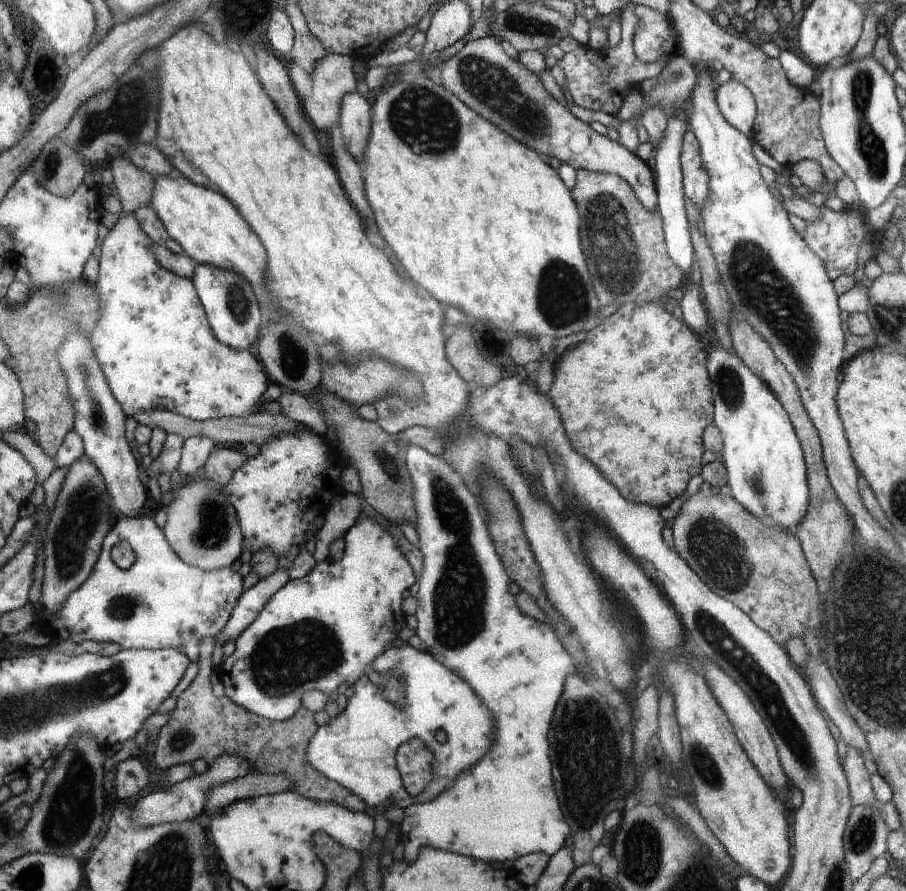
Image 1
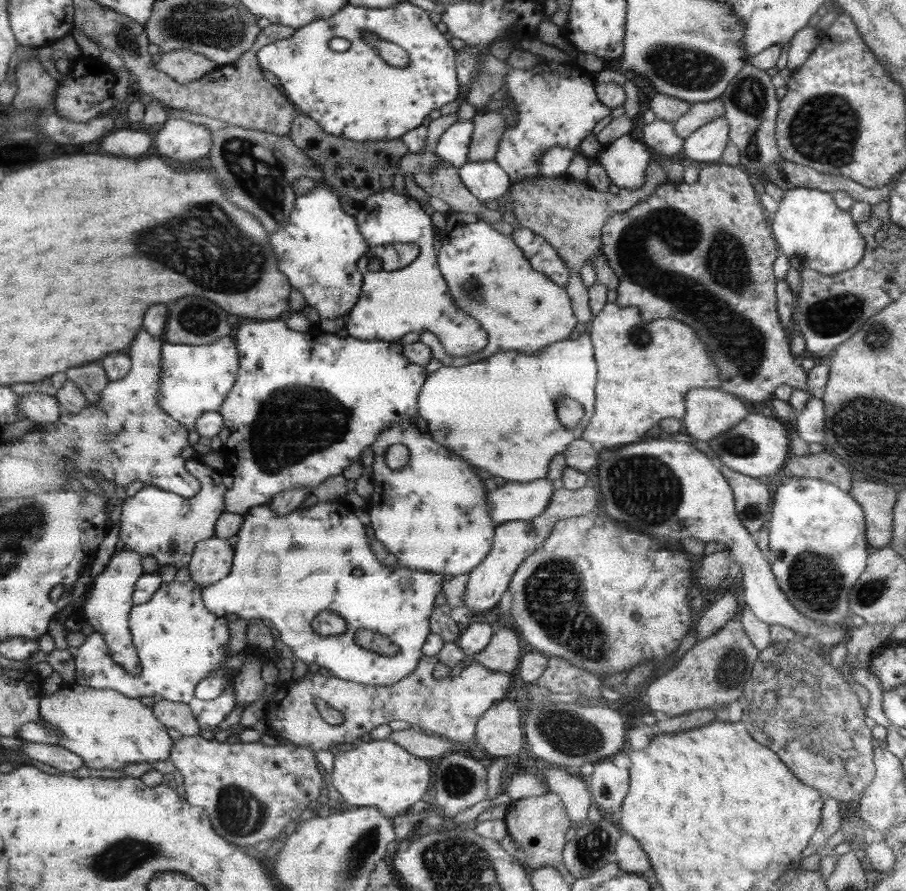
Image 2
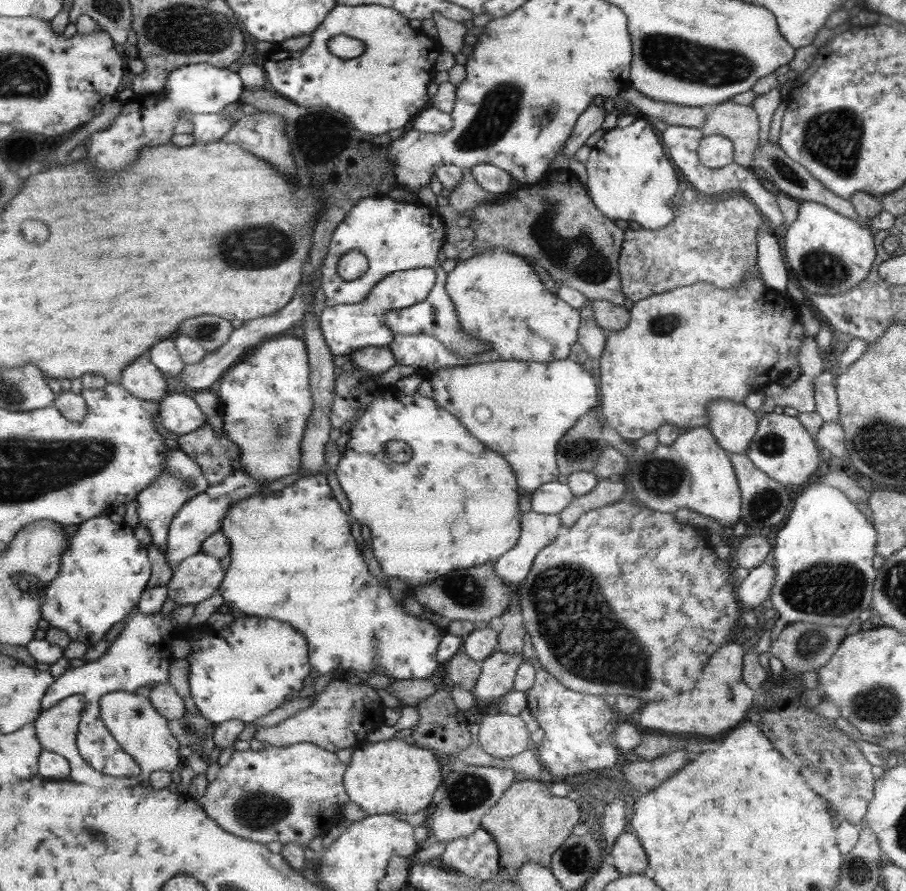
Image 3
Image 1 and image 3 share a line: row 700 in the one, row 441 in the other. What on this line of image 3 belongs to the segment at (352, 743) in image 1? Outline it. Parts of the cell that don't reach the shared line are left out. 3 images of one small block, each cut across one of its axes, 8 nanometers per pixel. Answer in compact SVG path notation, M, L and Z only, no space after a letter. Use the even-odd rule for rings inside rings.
M392 388L391 390L384 391L379 397L374 398L374 400L371 400L370 404L367 404L364 414L362 414L362 416L358 418L358 422L355 423L356 425L350 430L351 437L349 439L343 439L345 442L342 442L342 455L338 461L338 468L335 470L335 476L336 479L338 479L342 490L345 492L346 498L350 500L350 506L352 506L352 512L350 512L350 514L352 514L352 516L358 520L358 524L362 524L362 526L368 526L368 528L372 530L372 548L374 548L374 554L376 554L376 558L378 558L378 562L380 562L380 566L382 566L384 574L388 574L388 576L404 576L404 578L408 580L408 584L406 584L407 588L412 588L412 586L428 584L428 582L432 582L434 578L438 578L443 574L448 574L448 572L451 570L462 570L465 568L479 567L480 565L486 563L492 564L497 558L500 558L502 554L508 552L508 550L510 550L518 542L519 536L521 535L521 518L523 512L520 511L520 508L518 507L519 495L516 489L519 487L519 484L517 483L514 472L512 472L512 468L510 468L511 466L504 457L500 456L500 454L497 452L492 452L492 450L488 450L486 446L482 446L482 444L480 444L480 440L476 440L476 438L474 438L474 436L472 436L472 434L470 434L470 432L468 432L468 430L466 430L466 428L460 424L460 420L458 420L456 416L452 416L448 410L443 409L432 397L423 396L422 394L418 393L418 391L411 395L405 395L403 392ZM389 440L401 440L402 442L406 442L406 444L408 444L408 446L410 446L412 449L412 458L410 458L408 462L403 463L397 463L393 460L390 460L385 453L385 444Z

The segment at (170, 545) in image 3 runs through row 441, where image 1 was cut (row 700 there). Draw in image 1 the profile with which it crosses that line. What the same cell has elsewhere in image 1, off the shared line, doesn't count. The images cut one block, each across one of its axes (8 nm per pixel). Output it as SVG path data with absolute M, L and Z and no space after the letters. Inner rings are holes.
M362 512L358 516L358 520L348 529L345 536L345 554L340 561L334 561L329 558L324 562L317 562L314 568L304 577L300 579L290 579L280 590L276 591L266 603L266 606L260 610L260 614L256 616L256 620L236 638L234 644L234 652L222 661L219 671L219 680L224 685L226 698L230 698L232 702L236 702L238 706L242 706L244 710L253 712L254 714L263 716L273 721L285 721L292 718L300 708L302 708L302 696L306 692L318 690L324 694L331 695L342 686L353 686L354 682L358 682L358 678L370 676L372 674L372 662L376 656L380 656L386 650L386 644L390 644L392 640L397 638L398 632L406 626L406 615L402 611L402 600L404 600L404 592L411 588L417 581L414 571L410 563L404 558L405 548L398 547L396 540L390 536L390 532L386 530L386 526L382 527L374 518L370 518L366 512Z

